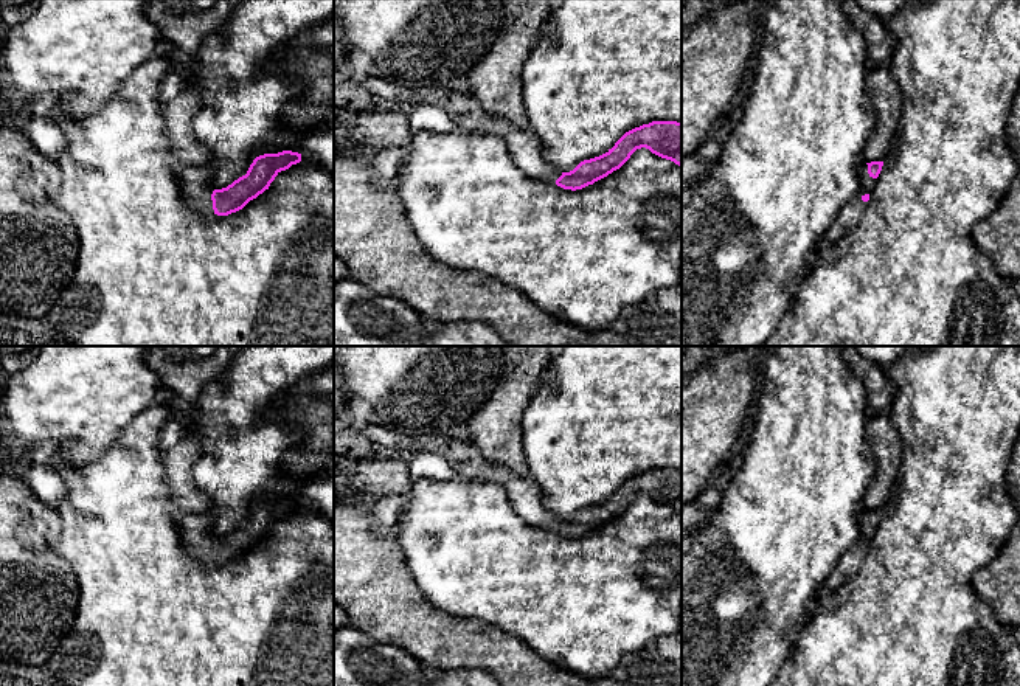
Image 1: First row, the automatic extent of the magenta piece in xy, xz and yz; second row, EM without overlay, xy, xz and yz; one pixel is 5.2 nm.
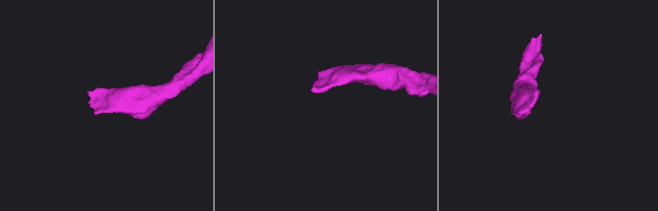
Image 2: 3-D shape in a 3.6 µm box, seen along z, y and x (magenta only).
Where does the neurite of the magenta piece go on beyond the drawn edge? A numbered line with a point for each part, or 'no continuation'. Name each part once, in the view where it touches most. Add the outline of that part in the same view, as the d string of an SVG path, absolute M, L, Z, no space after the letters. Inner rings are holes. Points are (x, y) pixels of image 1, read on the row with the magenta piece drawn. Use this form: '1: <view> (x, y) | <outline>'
1: xy (196, 185) | M175 165L175 174L180 182L180 192L186 205L203 217L216 217L211 194L213 178L210 165L183 166Z

